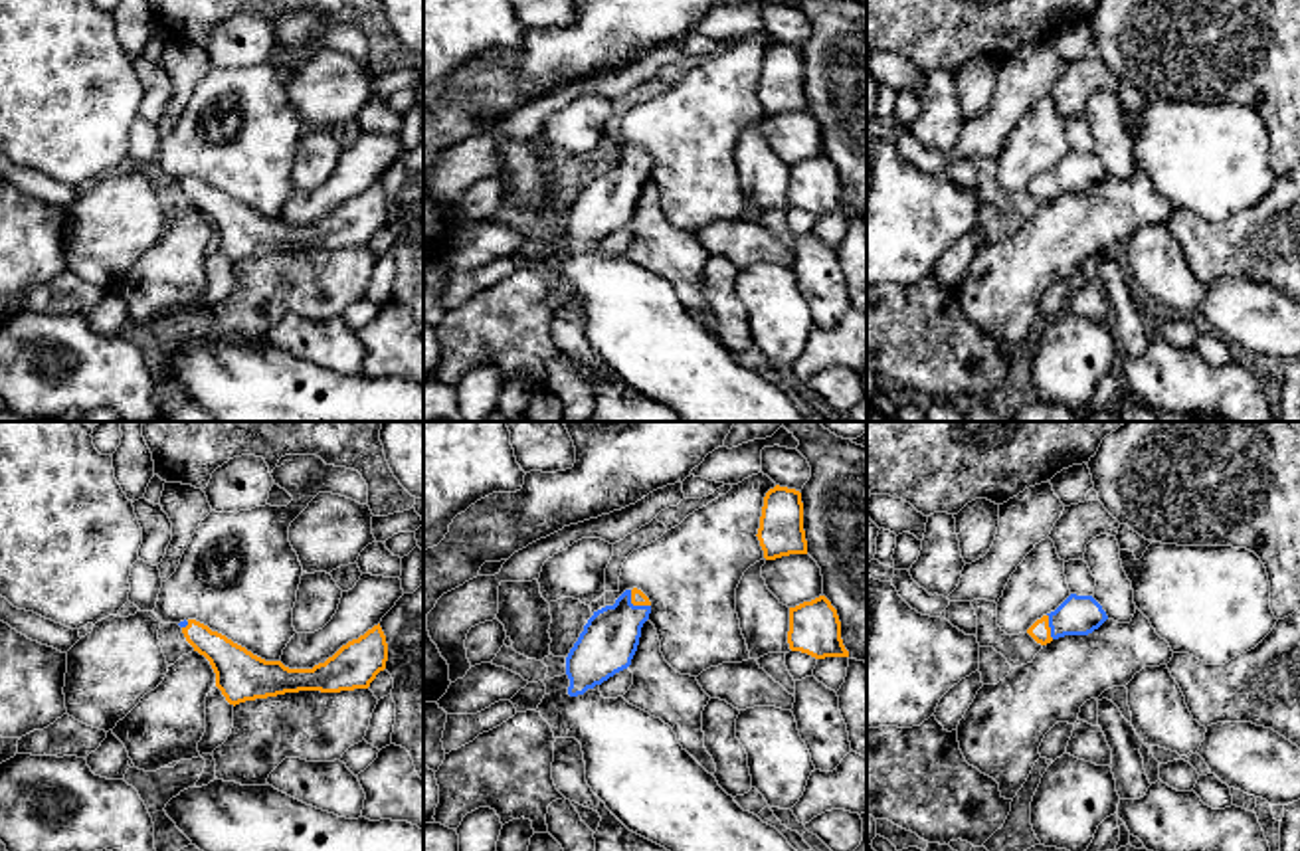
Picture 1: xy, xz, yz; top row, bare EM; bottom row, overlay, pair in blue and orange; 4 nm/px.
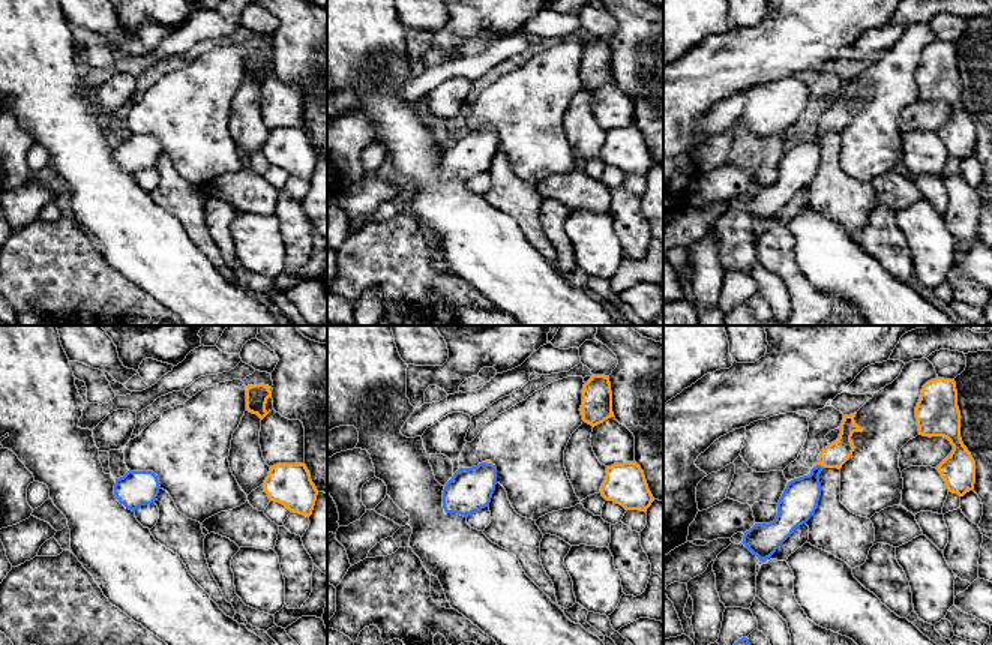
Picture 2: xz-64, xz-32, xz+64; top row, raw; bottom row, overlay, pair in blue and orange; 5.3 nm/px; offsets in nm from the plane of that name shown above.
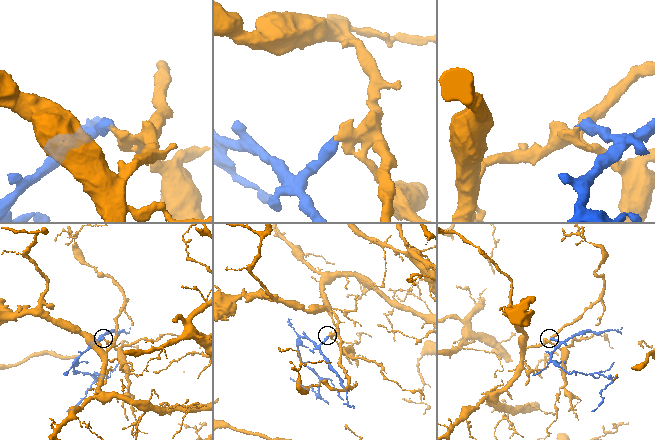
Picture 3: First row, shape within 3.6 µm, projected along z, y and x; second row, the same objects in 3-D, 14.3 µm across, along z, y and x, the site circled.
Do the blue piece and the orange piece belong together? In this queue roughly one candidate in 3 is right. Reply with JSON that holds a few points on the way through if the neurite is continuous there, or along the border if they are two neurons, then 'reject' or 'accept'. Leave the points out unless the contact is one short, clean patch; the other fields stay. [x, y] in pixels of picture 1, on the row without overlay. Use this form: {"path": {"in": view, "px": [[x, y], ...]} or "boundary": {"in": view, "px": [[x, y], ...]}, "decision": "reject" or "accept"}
{"path": {"in": "xz", "px": [[610, 194], [636, 163], [638, 155]]}, "decision": "accept"}

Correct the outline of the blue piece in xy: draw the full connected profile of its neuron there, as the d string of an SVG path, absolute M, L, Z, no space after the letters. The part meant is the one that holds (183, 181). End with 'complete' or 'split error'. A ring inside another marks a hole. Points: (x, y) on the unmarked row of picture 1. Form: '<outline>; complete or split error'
M184 176L178 182L194 208L210 218L216 243L233 263L299 247L368 245L388 218L388 200L380 180L313 226L289 226L281 218L265 218L196 176Z; split error

